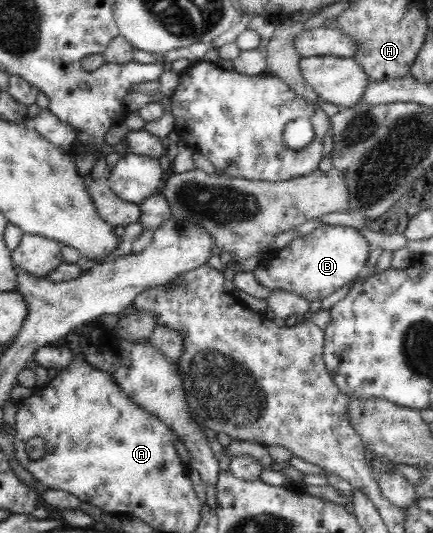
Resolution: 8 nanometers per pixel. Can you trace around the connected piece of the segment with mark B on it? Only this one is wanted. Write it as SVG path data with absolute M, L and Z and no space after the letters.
M324 223L308 237L293 239L287 246L277 250L276 257L266 265L266 269L258 265L252 272L262 287L269 290L283 289L309 302L321 302L343 285L356 281L357 275L367 269L372 248L358 231Z

